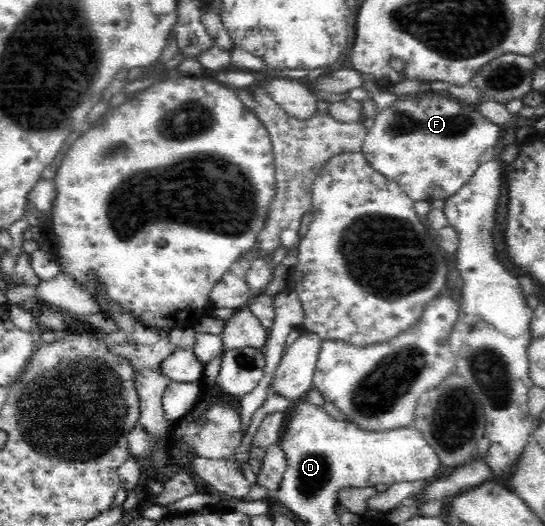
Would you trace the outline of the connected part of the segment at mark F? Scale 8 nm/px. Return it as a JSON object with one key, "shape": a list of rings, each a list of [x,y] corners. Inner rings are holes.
{"shape":[[[433,96],[430,98],[410,98],[397,100],[391,107],[377,113],[374,125],[368,130],[362,145],[363,156],[375,171],[395,181],[415,202],[432,202],[447,199],[467,185],[477,169],[487,161],[495,159],[495,145],[499,142],[499,126],[487,120],[476,108],[463,107],[456,98]]]}

